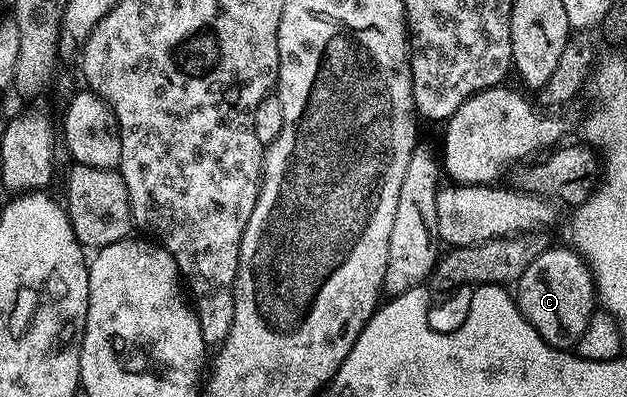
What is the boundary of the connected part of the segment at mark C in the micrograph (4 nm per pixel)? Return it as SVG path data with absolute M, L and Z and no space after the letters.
M543 248L534 262L518 276L516 282L516 300L518 309L536 327L536 331L557 349L567 351L577 346L588 319L596 312L596 290L594 277L586 266L586 260L573 248Z

